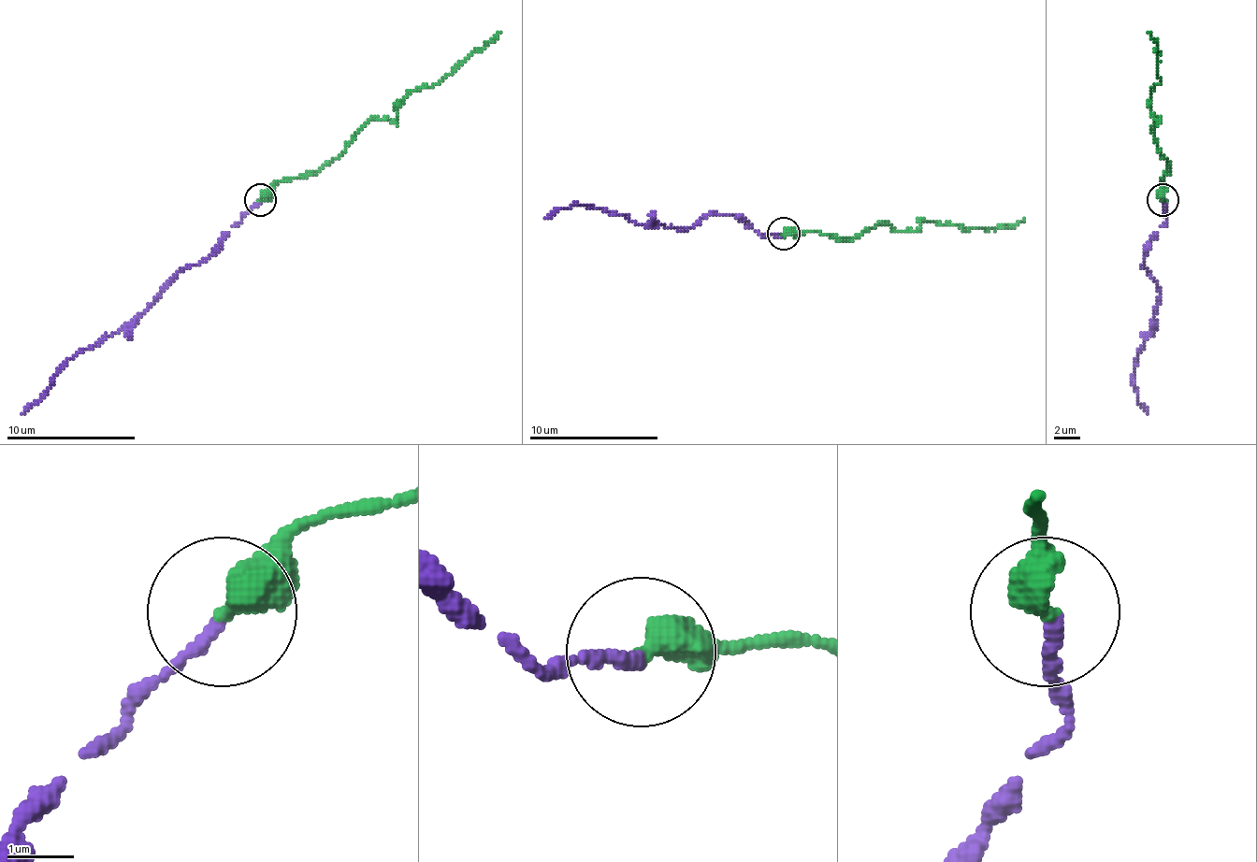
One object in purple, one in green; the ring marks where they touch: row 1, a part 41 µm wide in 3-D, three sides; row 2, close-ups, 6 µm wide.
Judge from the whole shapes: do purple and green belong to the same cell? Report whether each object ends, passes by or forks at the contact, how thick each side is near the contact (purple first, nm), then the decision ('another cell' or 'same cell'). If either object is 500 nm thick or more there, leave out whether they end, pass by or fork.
calibres 200 and 500 nm; same cell

